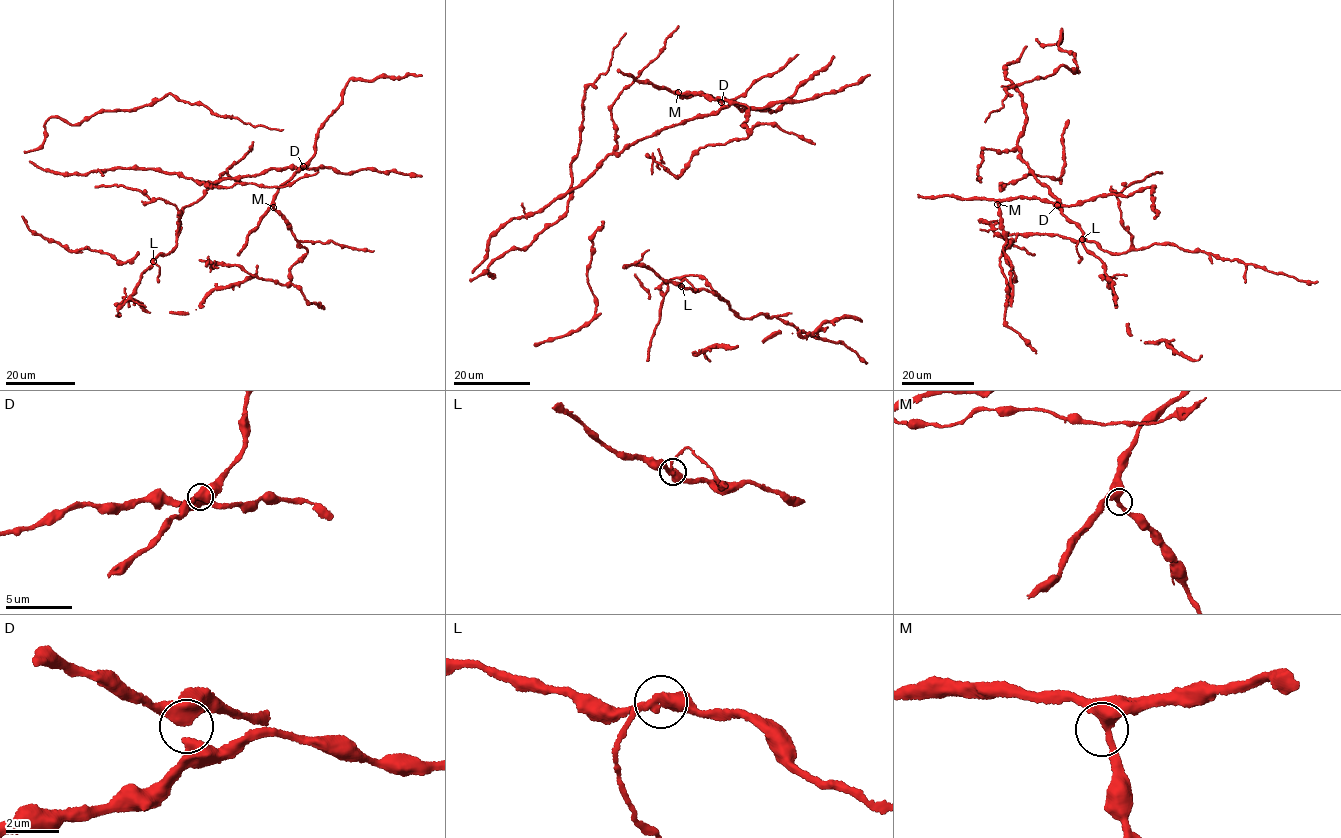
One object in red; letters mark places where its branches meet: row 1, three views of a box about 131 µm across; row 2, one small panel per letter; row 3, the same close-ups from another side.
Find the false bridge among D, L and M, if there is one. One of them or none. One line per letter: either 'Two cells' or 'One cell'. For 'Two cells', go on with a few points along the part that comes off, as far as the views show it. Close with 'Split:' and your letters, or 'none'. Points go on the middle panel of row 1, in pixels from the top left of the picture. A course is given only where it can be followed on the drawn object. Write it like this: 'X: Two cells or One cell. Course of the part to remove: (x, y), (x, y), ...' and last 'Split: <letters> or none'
D: One cell
L: One cell
M: One cell
Split: none

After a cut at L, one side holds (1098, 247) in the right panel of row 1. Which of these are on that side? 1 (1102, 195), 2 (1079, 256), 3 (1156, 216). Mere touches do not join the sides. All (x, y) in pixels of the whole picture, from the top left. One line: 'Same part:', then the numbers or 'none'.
Same part: 2

